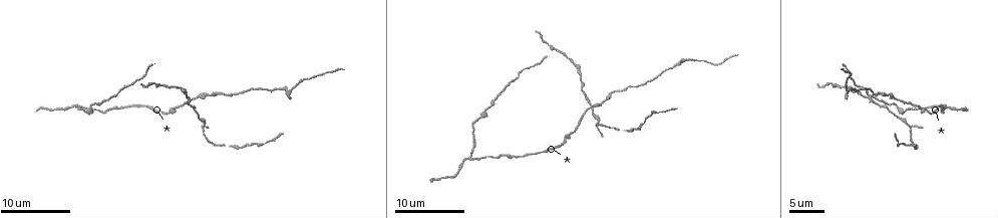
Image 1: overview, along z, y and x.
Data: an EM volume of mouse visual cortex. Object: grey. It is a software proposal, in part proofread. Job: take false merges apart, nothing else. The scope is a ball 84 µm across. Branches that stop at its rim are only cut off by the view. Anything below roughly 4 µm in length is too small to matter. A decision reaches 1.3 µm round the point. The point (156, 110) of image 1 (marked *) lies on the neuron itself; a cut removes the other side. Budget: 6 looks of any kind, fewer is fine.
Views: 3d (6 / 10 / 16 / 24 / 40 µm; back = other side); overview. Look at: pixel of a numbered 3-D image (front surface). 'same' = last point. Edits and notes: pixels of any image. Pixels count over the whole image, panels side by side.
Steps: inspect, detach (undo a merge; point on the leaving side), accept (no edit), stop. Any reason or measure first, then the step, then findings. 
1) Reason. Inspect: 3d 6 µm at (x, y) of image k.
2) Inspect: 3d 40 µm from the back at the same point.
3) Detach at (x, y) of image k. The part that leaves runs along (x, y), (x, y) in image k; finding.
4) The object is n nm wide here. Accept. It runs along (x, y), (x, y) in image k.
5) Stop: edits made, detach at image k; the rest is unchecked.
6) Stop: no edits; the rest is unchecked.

Branch point. Inspect: 3d 10 µm at (196, 95) of image 1.

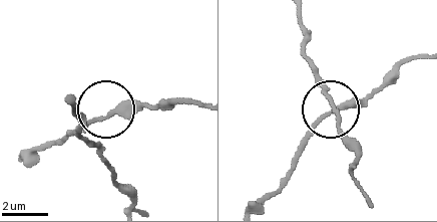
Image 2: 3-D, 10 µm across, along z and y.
Inspect: 3d 6 µm at (109, 113) of image 2.

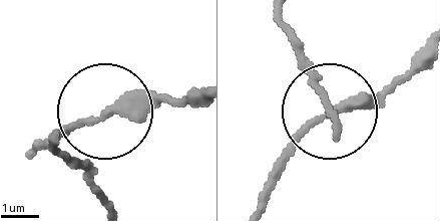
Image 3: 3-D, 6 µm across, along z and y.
3 arms meet here. Accept. It runs along (31, 153), (101, 115), (75, 166) in image 3; one neuron here.

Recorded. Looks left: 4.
Calibre changes. Inspect: 3d 10 µm at (574, 61) of image 1.

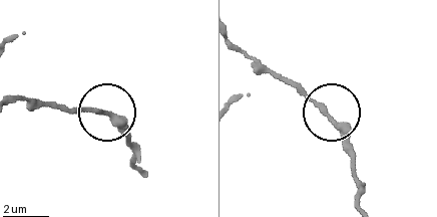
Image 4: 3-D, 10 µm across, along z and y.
Inspect: 3d 6 µm at (331, 119) of image 4.

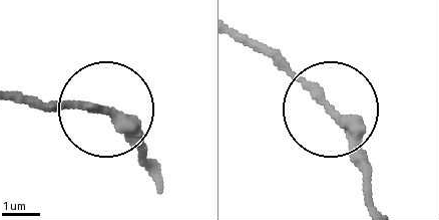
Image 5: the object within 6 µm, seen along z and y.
The object is 260 nm wide here. Accept. All the same neuron.

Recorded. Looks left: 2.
Thick turns thin. Inspect: 3d 10 µm at (914, 145) of image 1.

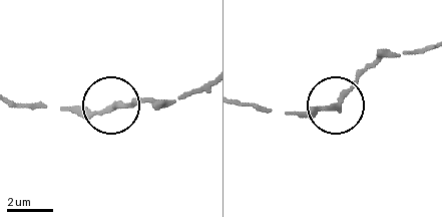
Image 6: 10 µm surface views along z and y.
Other side. Inspect: 3d 10 µm from the back at (114, 106) of image 6.

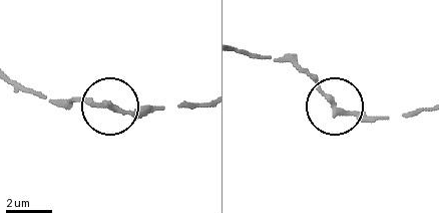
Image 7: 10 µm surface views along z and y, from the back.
Accept. It runs along (427, 111), (370, 117), (341, 109), (285, 54) in image 7; one neuron here.

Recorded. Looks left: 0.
Stop: no edits; the rest is unchecked.

